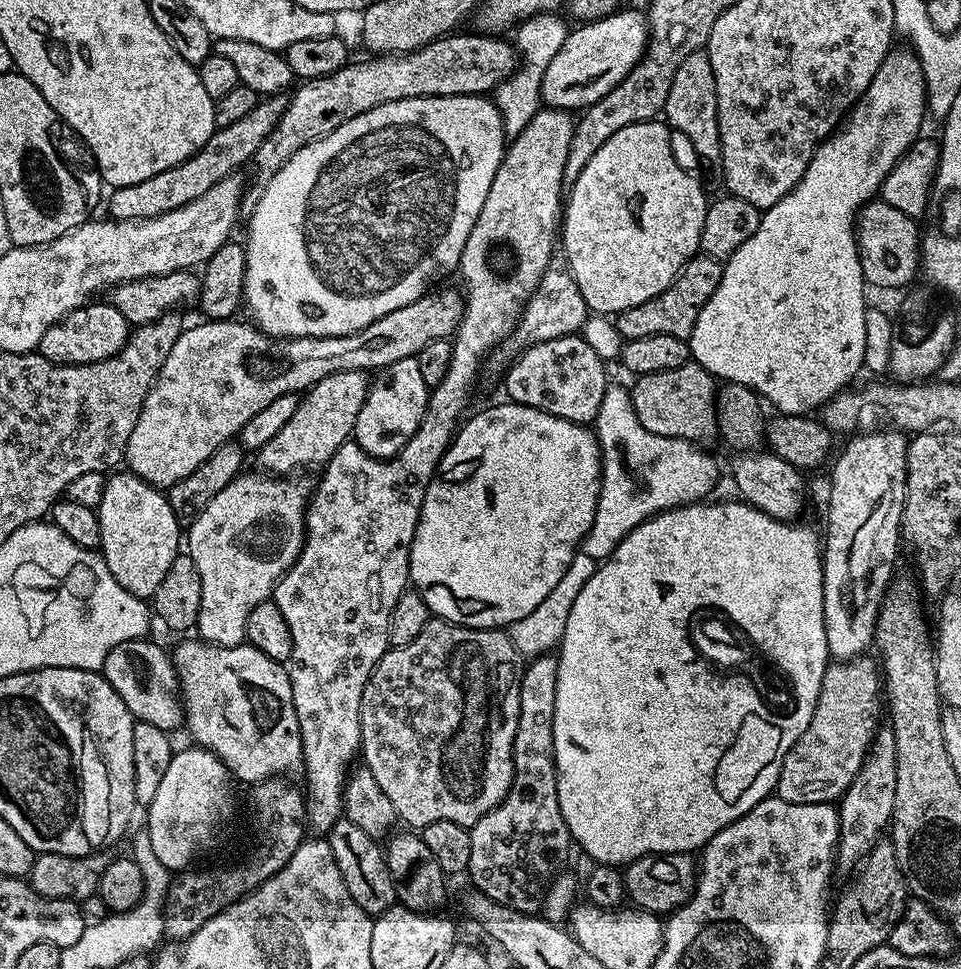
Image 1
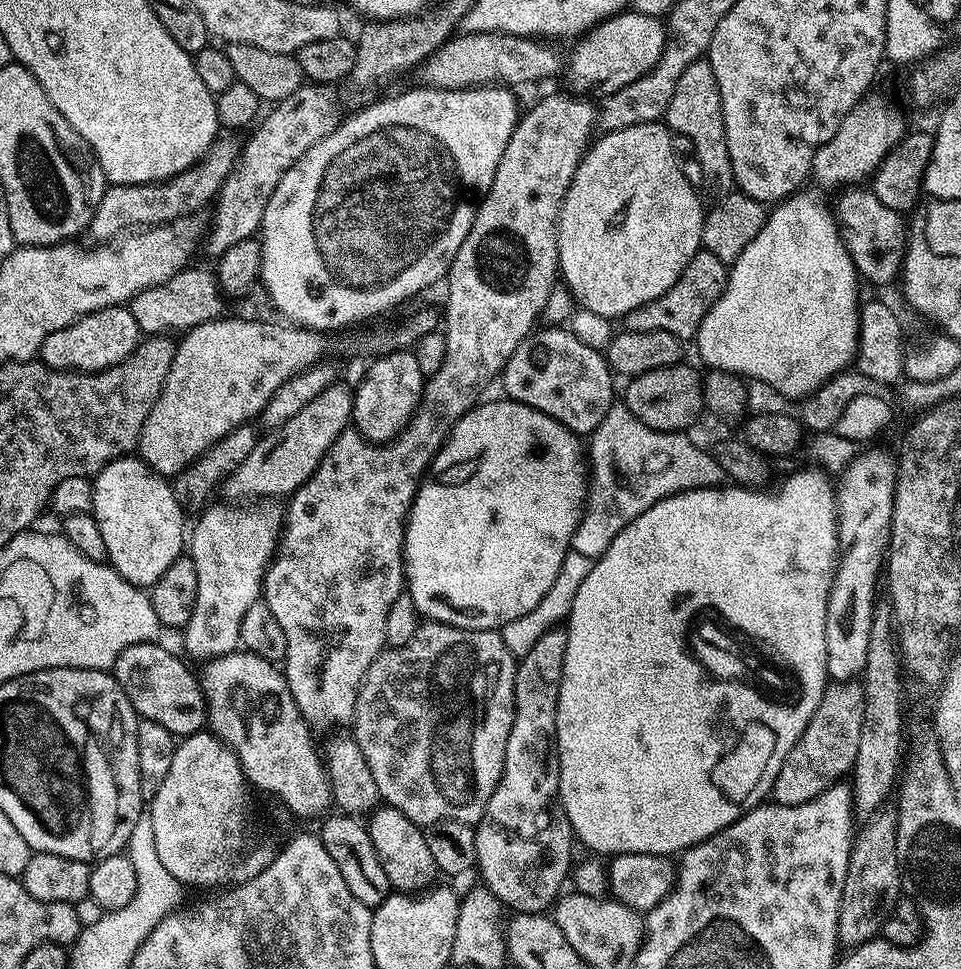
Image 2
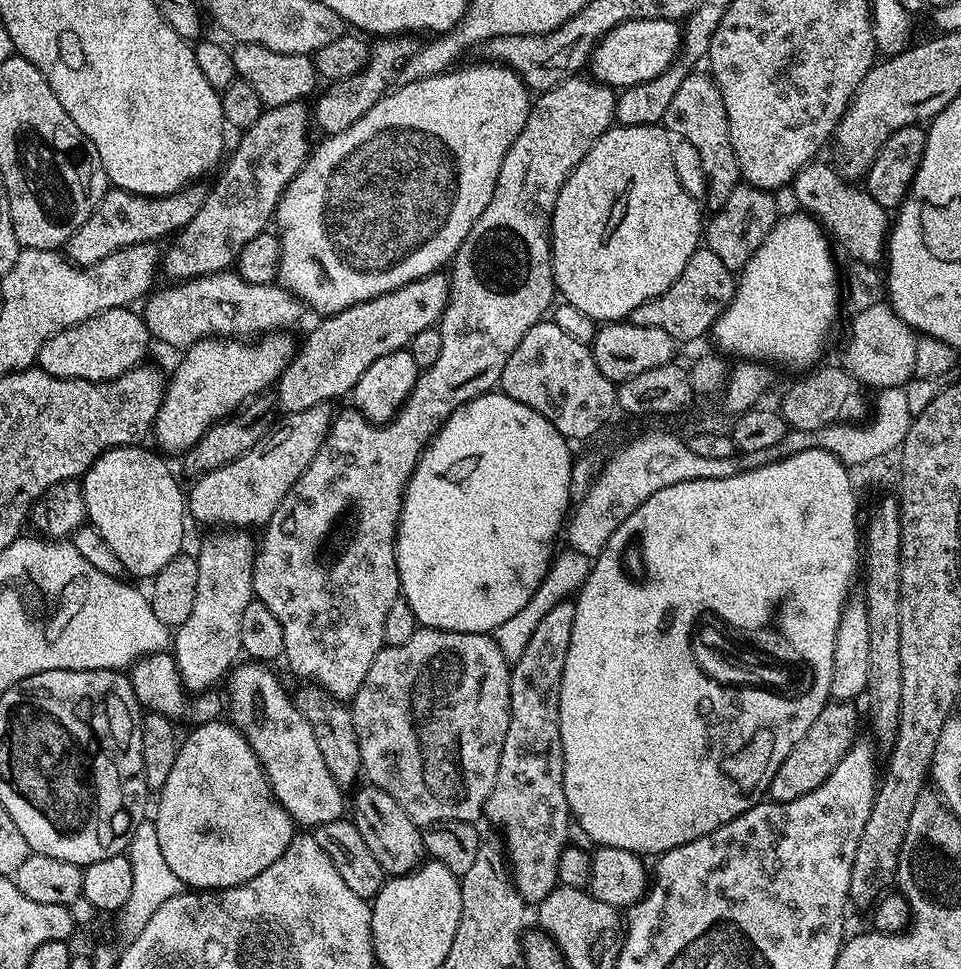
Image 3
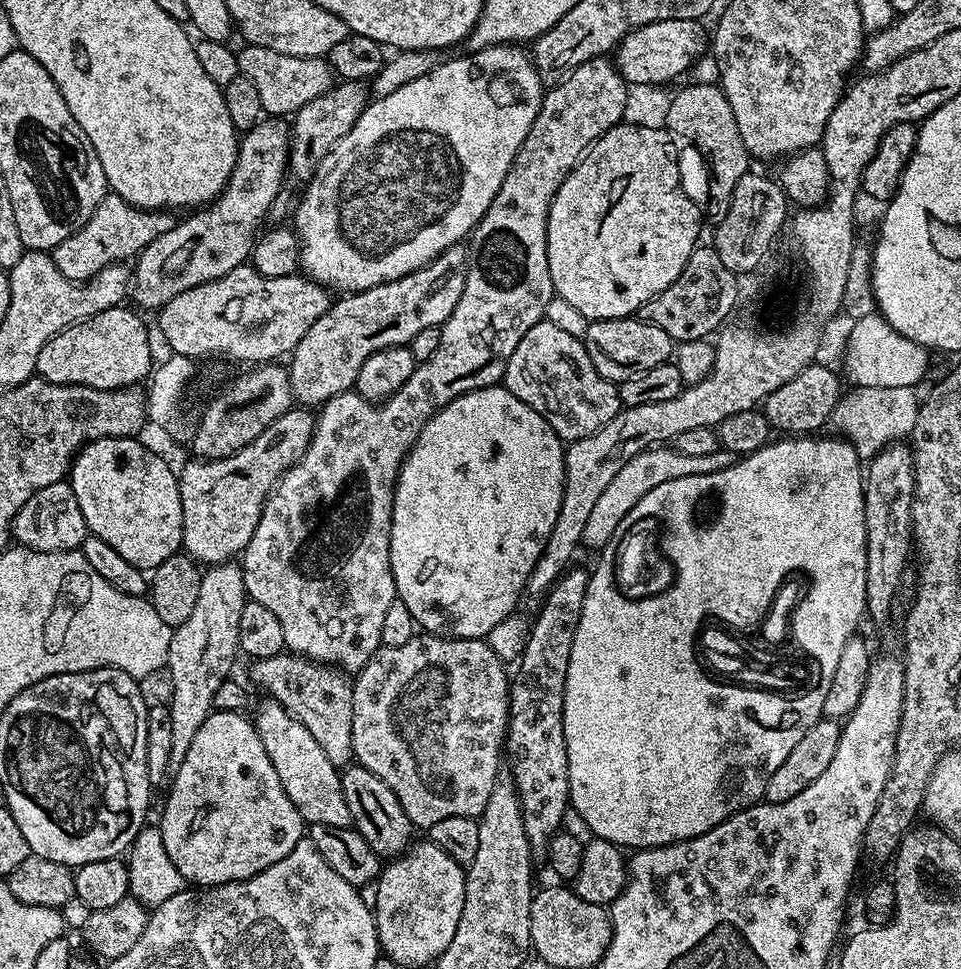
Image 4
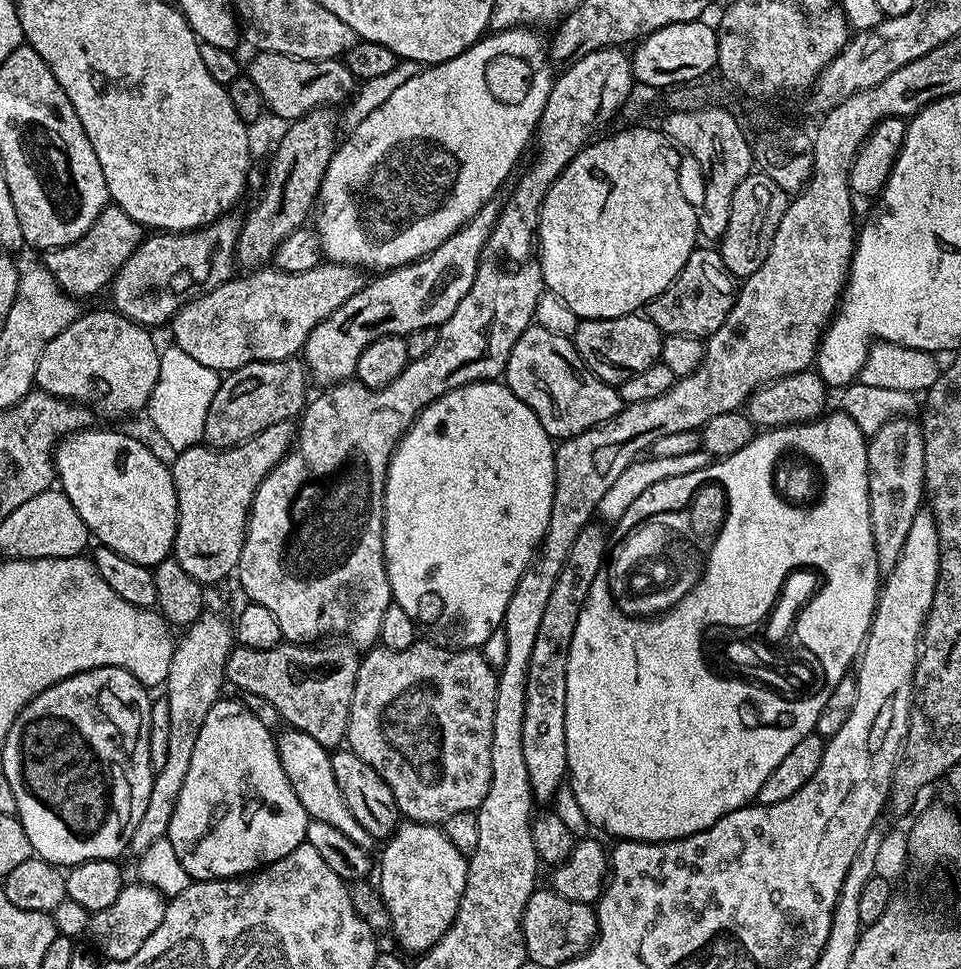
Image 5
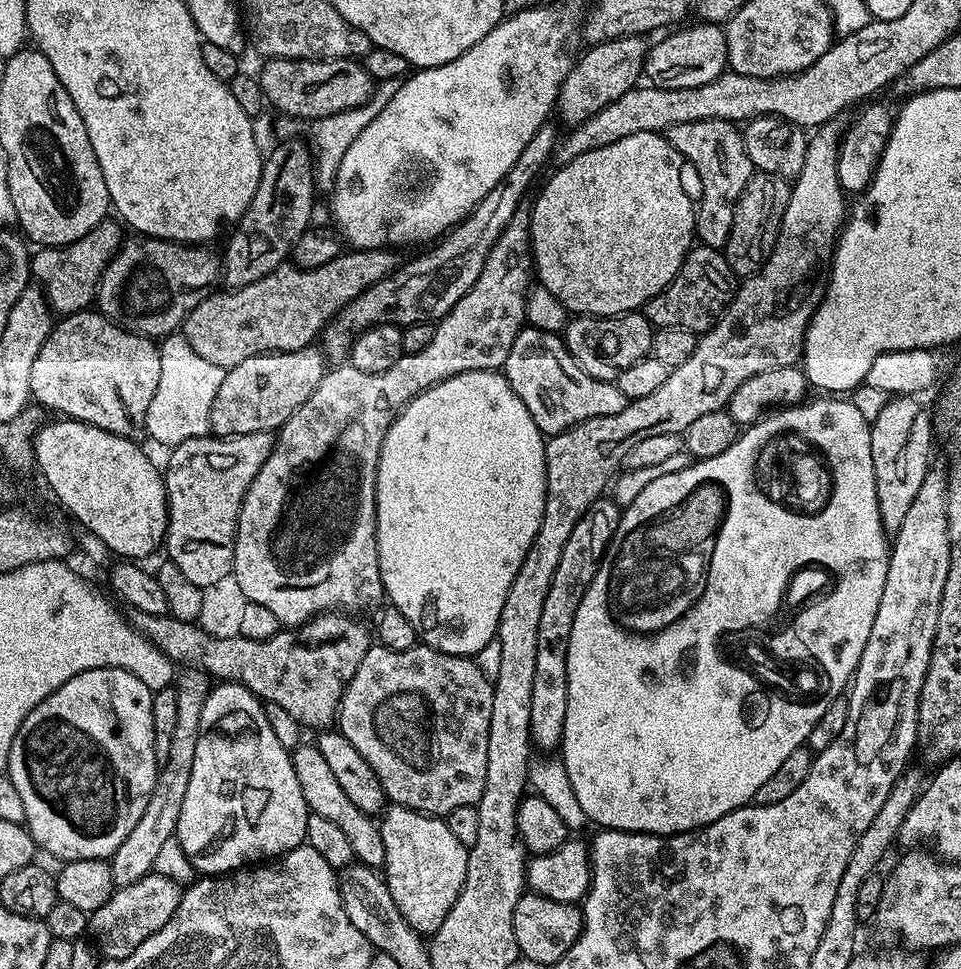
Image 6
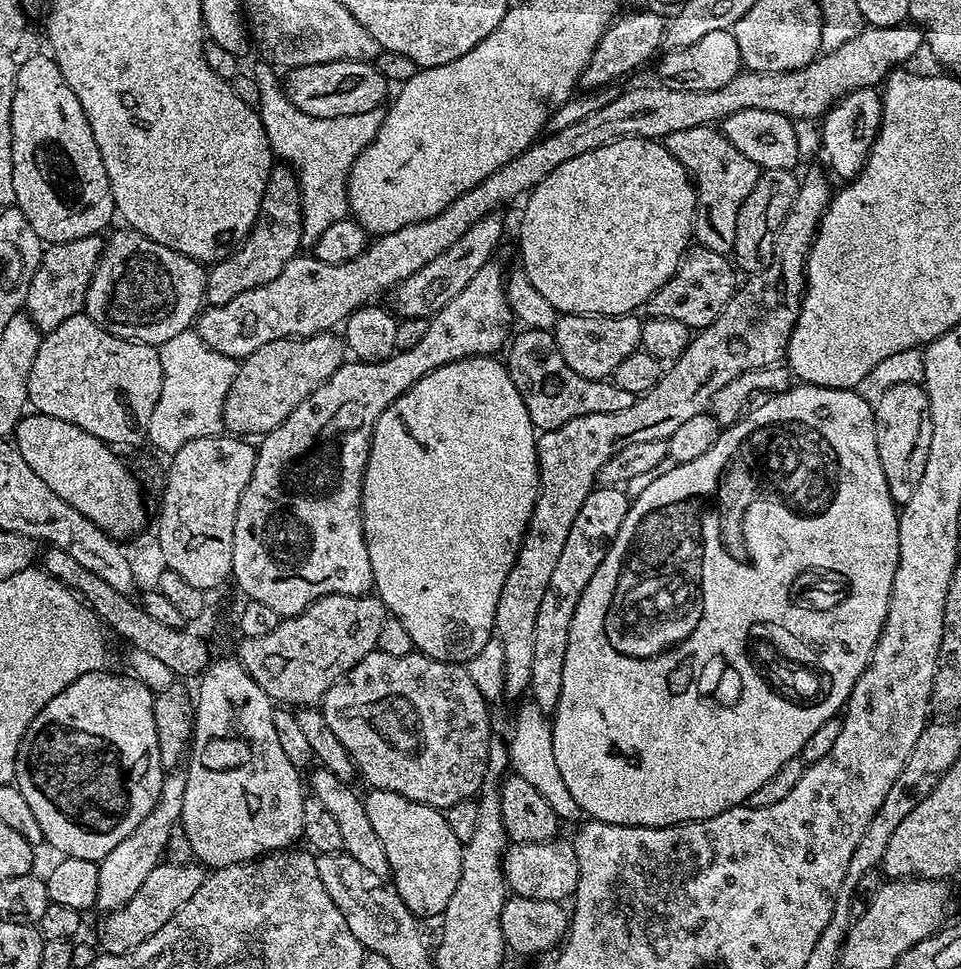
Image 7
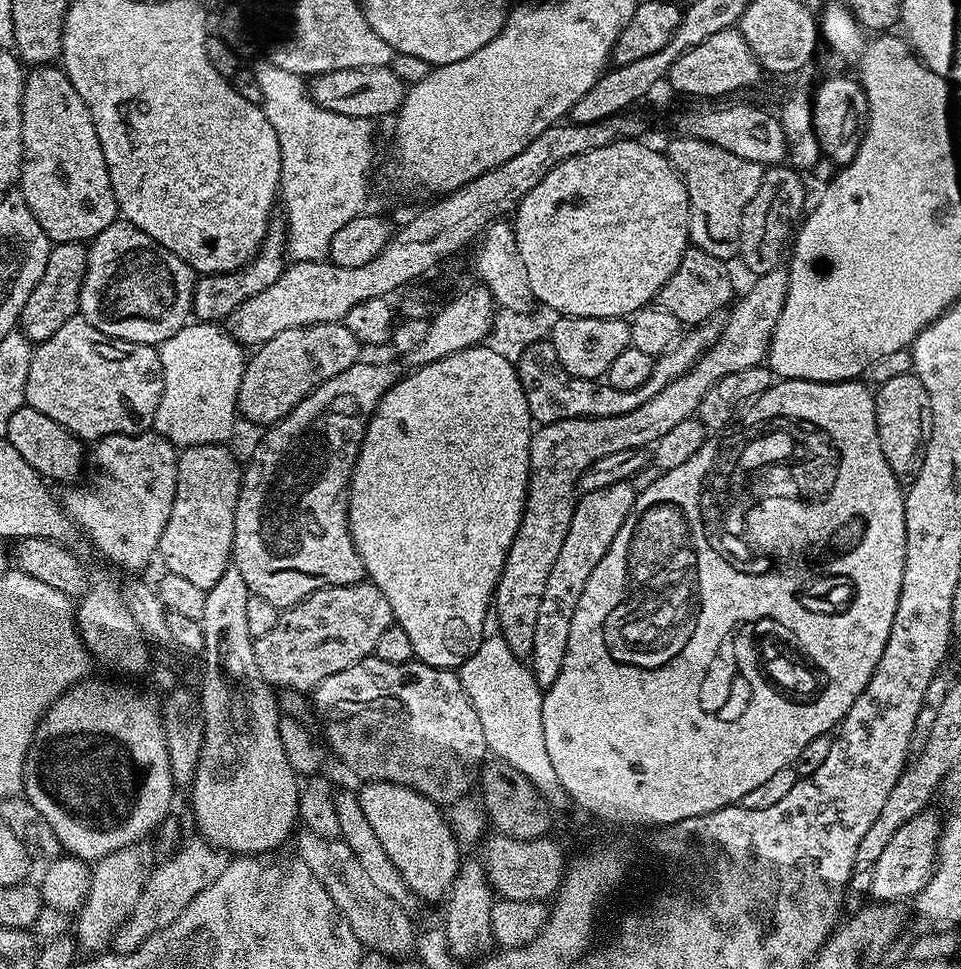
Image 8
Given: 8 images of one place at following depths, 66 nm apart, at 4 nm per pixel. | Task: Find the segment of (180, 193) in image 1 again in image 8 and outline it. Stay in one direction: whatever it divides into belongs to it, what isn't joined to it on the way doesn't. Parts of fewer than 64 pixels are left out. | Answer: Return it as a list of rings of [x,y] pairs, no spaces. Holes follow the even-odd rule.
[[[53,244],[50,258],[46,258],[46,270],[34,286],[26,306],[22,306],[19,331],[23,332],[33,345],[41,344],[46,338],[54,338],[54,333],[80,310],[80,287],[88,265],[88,248],[79,244]]]

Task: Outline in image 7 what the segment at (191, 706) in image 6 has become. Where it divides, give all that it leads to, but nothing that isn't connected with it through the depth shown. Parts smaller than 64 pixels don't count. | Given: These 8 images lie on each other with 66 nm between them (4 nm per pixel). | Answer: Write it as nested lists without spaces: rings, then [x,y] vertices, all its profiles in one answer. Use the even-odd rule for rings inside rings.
[[[172,770],[167,773],[162,782],[162,790],[158,794],[158,802],[134,830],[106,858],[99,860],[100,869],[98,870],[98,898],[96,908],[101,913],[107,914],[126,906],[134,894],[138,894],[142,882],[150,875],[150,870],[154,870],[165,859],[170,834],[180,824],[182,814],[182,798],[186,798],[186,778],[187,771]]]

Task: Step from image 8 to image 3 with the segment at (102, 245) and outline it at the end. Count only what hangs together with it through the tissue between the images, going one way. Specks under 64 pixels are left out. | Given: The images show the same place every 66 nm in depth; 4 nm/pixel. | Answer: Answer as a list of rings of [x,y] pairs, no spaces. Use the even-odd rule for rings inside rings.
[[[299,100],[286,102],[286,106],[265,108],[258,122],[254,122],[254,126],[245,128],[239,133],[240,141],[237,142],[233,152],[231,149],[222,171],[215,177],[216,185],[208,188],[208,197],[206,202],[202,202],[202,210],[194,214],[194,218],[169,243],[173,244],[165,252],[163,249],[162,272],[163,275],[165,272],[169,276],[167,278],[169,281],[192,280],[195,276],[231,269],[242,246],[246,246],[250,238],[258,238],[258,234],[265,232],[275,217],[276,203],[284,195],[284,187],[299,174],[300,167],[310,155],[308,128],[310,129],[310,108],[305,101]]]

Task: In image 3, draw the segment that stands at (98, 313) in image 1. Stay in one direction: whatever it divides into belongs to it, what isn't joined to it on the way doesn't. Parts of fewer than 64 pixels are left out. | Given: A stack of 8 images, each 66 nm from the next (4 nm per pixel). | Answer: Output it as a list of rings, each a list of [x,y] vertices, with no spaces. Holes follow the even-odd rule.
[[[131,307],[106,310],[54,334],[42,347],[36,364],[46,374],[63,380],[113,380],[145,363],[150,333],[143,315]]]

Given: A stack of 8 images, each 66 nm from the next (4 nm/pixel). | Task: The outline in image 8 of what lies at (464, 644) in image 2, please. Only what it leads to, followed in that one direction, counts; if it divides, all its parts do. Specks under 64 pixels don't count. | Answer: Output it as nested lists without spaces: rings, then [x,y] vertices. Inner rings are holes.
[[[373,654],[346,670],[338,670],[338,674],[330,674],[330,678],[323,680],[314,689],[314,712],[318,720],[324,723],[324,736],[328,739],[328,744],[332,747],[333,754],[354,775],[361,776],[361,781],[385,780],[391,784],[401,784],[407,788],[413,788],[418,794],[422,794],[428,800],[432,800],[435,804],[441,806],[458,802],[458,798],[469,795],[477,787],[480,768],[489,755],[488,747],[486,746],[486,734],[482,734],[482,721],[478,718],[478,710],[474,710],[466,690],[462,690],[462,682],[459,675],[450,668],[426,666],[422,661],[415,658],[405,664],[395,664],[394,662],[382,662],[382,658],[378,658]]]

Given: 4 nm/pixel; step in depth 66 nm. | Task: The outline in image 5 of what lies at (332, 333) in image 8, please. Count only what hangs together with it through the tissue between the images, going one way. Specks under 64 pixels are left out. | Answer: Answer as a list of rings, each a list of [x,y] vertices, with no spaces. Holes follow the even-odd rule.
[[[300,358],[257,360],[255,364],[227,373],[221,379],[218,394],[214,394],[214,402],[210,402],[203,443],[209,448],[233,448],[235,444],[244,444],[262,434],[262,430],[274,426],[274,422],[299,417],[310,396],[308,384],[310,373]]]

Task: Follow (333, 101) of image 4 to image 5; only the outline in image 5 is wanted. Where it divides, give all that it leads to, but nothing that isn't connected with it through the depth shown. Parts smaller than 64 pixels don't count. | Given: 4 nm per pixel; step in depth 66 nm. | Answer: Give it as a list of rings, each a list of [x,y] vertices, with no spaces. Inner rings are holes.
[[[331,107],[316,108],[310,114],[306,114],[302,118],[291,121],[291,123],[285,127],[288,129],[286,129],[285,132],[281,134],[280,141],[277,142],[276,149],[274,149],[272,152],[272,161],[270,161],[268,164],[268,181],[265,182],[264,189],[262,189],[260,192],[260,201],[258,201],[257,204],[249,210],[248,217],[246,215],[243,217],[240,226],[240,237],[238,238],[238,246],[236,247],[236,264],[239,265],[239,267],[244,267],[241,269],[259,270],[265,266],[271,265],[273,263],[276,251],[278,250],[278,246],[282,246],[282,242],[286,238],[290,238],[290,234],[294,234],[294,230],[303,228],[309,223],[310,217],[313,215],[314,209],[318,203],[320,187],[322,186],[322,178],[330,166],[330,158],[336,153],[338,147],[338,135],[336,136],[336,120],[338,124],[338,116],[337,113],[335,116],[335,114],[332,112],[335,111],[333,111]]]

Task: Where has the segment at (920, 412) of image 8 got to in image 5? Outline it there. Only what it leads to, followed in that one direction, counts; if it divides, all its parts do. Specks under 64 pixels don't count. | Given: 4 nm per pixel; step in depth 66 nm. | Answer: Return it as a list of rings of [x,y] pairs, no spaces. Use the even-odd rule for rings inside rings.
[[[897,418],[890,419],[884,426],[876,433],[870,436],[868,440],[868,497],[870,498],[870,530],[874,534],[874,550],[878,554],[878,566],[881,573],[887,574],[894,570],[894,566],[898,562],[898,558],[902,552],[902,546],[906,542],[906,534],[910,532],[910,522],[922,510],[923,502],[926,500],[926,493],[924,491],[924,439],[922,438],[922,430],[919,423],[912,418]]]

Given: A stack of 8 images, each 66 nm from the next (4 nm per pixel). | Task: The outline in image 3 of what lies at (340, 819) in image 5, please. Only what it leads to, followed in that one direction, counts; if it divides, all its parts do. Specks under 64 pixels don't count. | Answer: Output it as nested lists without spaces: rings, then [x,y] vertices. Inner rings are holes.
[[[244,662],[244,665],[242,664],[231,669],[230,679],[227,681],[228,688],[232,691],[230,720],[244,735],[246,742],[250,742],[258,762],[272,783],[272,793],[290,814],[293,825],[300,827],[301,824],[304,827],[301,829],[315,830],[326,822],[341,819],[346,812],[346,796],[338,786],[338,782],[334,782],[334,778],[330,778],[330,770],[326,770],[326,761],[322,758],[322,750],[318,750],[318,741],[314,738],[314,730],[310,726],[310,722],[300,713],[290,692],[280,685],[279,678],[268,669],[271,667],[260,662]]]

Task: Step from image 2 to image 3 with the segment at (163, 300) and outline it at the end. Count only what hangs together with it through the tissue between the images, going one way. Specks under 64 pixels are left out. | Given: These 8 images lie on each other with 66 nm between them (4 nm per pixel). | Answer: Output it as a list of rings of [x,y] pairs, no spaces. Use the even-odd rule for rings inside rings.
[[[235,270],[195,276],[192,280],[172,282],[167,286],[169,288],[164,288],[161,292],[153,291],[143,301],[142,315],[149,333],[155,339],[157,336],[162,343],[169,344],[172,348],[180,348],[179,350],[187,350],[190,345],[209,338],[259,338],[265,334],[280,334],[285,330],[292,330],[288,328],[294,327],[300,320],[302,302],[287,288],[276,282],[270,284],[246,282]]]

